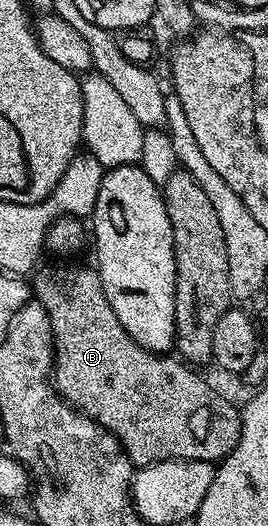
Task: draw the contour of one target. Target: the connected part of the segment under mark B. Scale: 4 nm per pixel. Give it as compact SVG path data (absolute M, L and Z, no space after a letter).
M40 266L34 272L33 278L35 280L32 278L29 286L34 298L45 309L45 313L49 313L49 325L51 326L53 341L55 342L53 382L55 390L59 392L59 395L66 403L70 403L76 411L82 411L93 422L99 423L108 433L115 436L115 440L123 446L123 452L131 458L132 464L136 468L148 467L151 463L160 463L166 459L192 459L193 461L215 463L231 454L231 450L238 445L239 438L241 437L241 421L243 420L243 416L238 406L230 404L220 394L209 389L204 376L200 372L195 372L198 370L192 369L182 358L174 357L175 359L170 359L172 357L170 354L146 351L141 345L137 345L137 341L133 341L133 337L129 337L129 333L125 333L121 321L117 321L117 313L113 313L113 305L109 305L109 297L105 297L105 289L99 280L99 272L94 266L42 267Z

